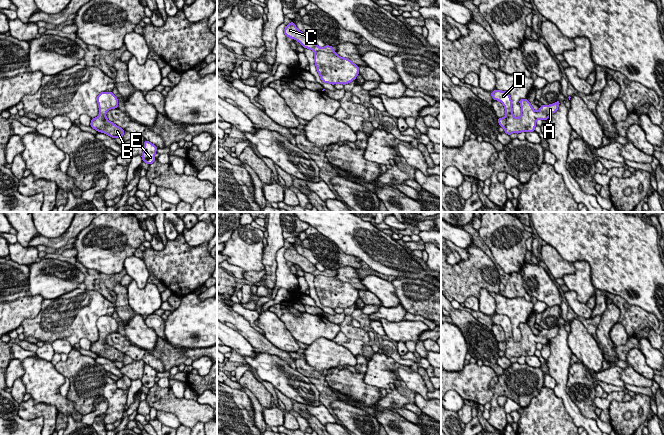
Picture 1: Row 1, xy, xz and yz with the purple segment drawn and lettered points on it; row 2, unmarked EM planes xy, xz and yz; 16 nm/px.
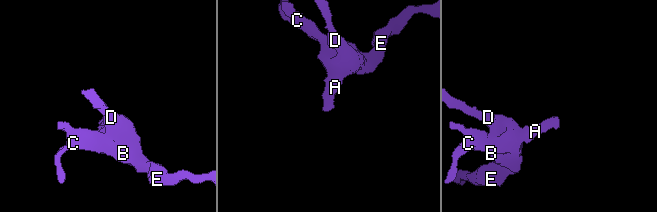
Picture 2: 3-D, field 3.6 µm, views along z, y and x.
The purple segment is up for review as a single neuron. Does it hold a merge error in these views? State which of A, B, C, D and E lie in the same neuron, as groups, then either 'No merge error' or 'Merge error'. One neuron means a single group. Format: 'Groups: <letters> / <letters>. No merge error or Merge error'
Groups: A B D E / C. Merge error

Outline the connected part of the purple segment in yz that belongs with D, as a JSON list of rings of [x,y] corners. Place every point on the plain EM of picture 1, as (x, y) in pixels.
[[[494,314],[490,318],[494,324],[500,325],[505,332],[506,350],[504,355],[508,359],[535,355],[536,345],[538,343],[543,345],[549,343],[550,339],[558,334],[560,328],[558,324],[554,328],[542,329],[538,335],[535,335],[528,323],[521,323],[519,324],[521,330],[520,341],[516,342],[513,339],[512,324],[508,316]]]

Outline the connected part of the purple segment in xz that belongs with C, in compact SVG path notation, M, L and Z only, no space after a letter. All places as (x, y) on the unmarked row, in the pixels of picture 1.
M293 245L286 249L284 258L289 262L298 265L304 272L310 273L314 276L323 275L326 277L334 277L332 270L325 269L324 271L319 271L309 260L298 254Z

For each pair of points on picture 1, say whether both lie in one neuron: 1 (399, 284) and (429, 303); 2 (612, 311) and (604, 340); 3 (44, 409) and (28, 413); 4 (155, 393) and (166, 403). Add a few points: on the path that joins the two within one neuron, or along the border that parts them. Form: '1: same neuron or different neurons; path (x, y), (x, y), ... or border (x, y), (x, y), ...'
1: same neuron; path (406, 289), (422, 298)
2: same neuron; path (609, 318), (604, 327), (604, 333)
3: same neuron; path (40, 409), (32, 410)
4: same neuron; path (158, 396), (163, 400)

